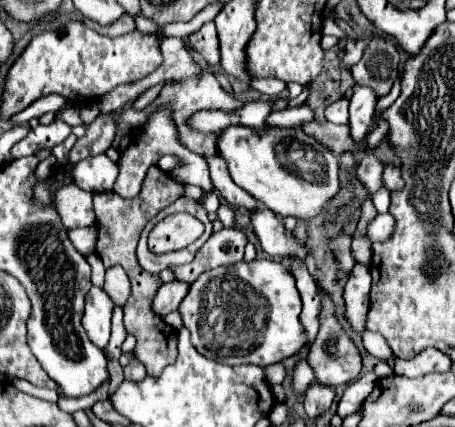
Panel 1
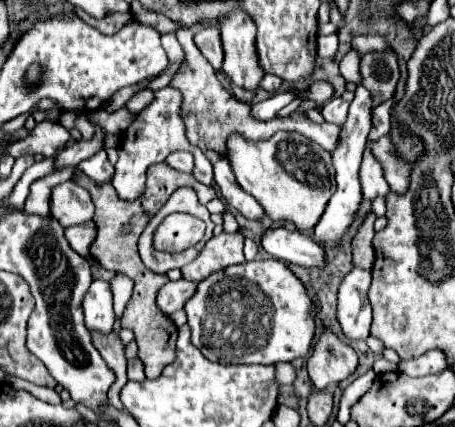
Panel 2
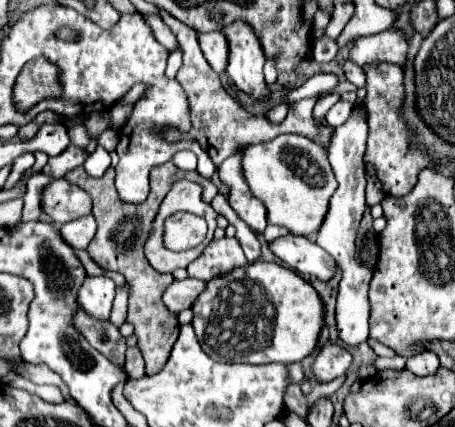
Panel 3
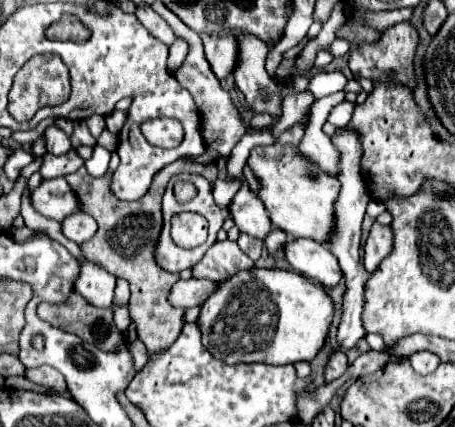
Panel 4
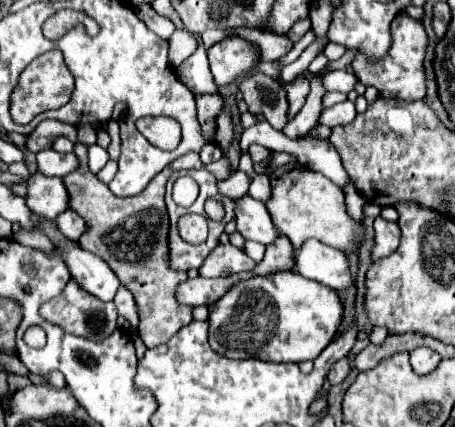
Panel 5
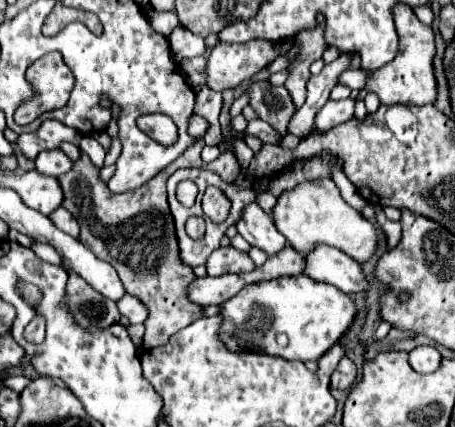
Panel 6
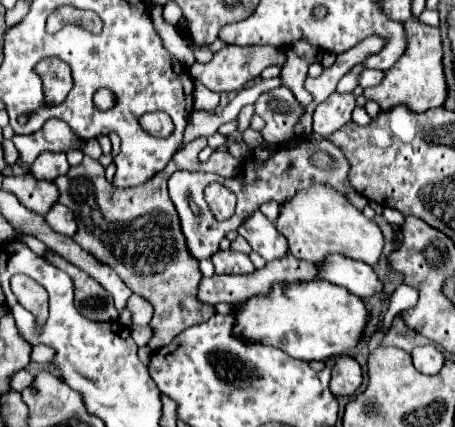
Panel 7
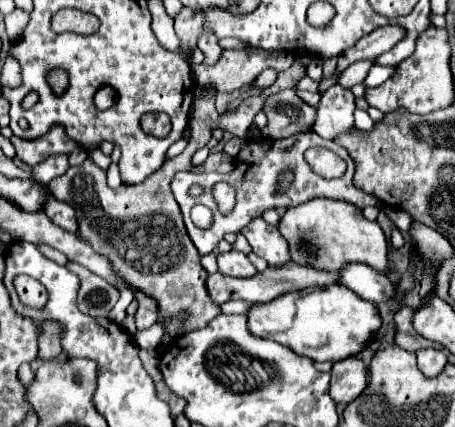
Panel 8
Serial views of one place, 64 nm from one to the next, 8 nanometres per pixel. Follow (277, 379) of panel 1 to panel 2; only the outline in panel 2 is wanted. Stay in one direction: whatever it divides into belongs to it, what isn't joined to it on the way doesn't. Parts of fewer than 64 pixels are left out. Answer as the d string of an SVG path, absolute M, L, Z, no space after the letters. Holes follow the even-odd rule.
M288 362L276 364L276 374L278 374L280 384L292 384L292 382L296 380L296 370L294 370L294 366L288 364Z

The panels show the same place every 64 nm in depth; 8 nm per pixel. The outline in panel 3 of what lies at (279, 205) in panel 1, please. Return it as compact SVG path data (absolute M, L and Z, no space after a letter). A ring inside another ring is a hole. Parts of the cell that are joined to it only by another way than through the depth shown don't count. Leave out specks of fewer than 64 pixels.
M280 134L270 142L240 146L244 150L244 176L252 194L266 206L268 222L288 228L290 234L314 238L320 230L328 202L338 188L324 148L302 134Z

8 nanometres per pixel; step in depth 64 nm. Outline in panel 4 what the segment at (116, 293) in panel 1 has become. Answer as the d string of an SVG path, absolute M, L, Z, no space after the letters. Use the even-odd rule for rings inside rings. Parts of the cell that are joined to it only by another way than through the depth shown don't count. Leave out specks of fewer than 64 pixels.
M114 306L114 324L116 328L124 334L130 326L130 316L128 316L128 308L124 306Z

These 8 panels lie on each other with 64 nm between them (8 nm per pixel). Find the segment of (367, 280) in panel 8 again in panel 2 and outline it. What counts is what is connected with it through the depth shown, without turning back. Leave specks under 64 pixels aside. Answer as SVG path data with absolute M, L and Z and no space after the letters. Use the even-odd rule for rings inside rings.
M266 228L262 246L270 256L282 260L284 264L294 264L306 270L324 268L326 264L324 248L320 248L320 244L316 244L312 238L308 238L302 232Z

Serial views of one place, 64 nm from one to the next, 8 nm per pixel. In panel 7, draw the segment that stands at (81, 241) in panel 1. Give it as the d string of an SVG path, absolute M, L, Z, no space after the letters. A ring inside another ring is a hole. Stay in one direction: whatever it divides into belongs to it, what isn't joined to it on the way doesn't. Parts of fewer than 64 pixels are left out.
M54 204L50 208L50 212L46 214L46 222L60 234L64 236L74 236L76 234L76 220L74 220L74 214L68 206L62 206L62 204Z

